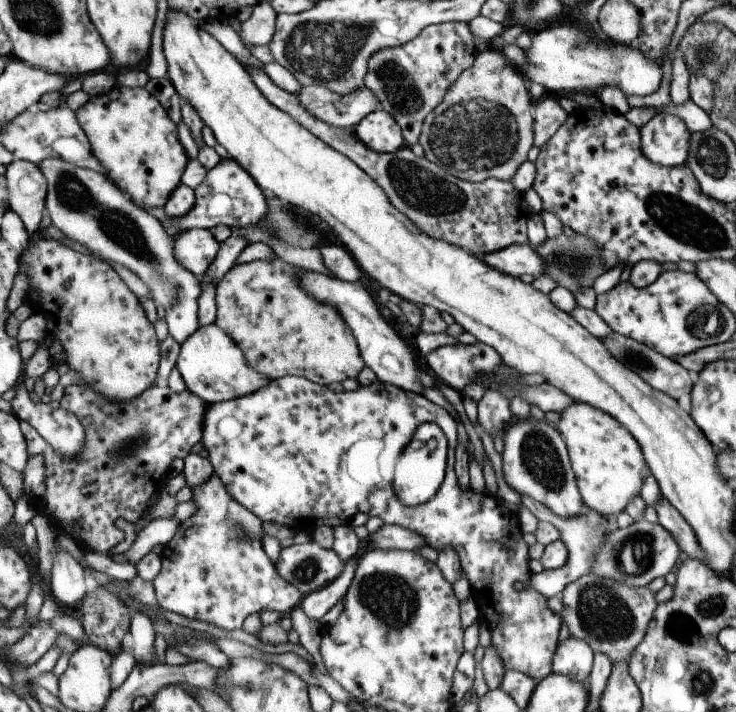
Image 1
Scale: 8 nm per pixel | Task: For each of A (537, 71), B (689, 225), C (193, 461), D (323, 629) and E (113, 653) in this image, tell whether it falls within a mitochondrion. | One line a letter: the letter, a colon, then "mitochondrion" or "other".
A: other
B: mitochondrion
C: other
D: other
E: other

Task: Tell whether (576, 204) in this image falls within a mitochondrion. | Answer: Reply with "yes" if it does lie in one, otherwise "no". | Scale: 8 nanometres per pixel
no

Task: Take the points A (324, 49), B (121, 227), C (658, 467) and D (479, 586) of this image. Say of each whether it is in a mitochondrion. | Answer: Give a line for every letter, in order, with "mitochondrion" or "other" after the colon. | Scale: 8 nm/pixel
A: mitochondrion
B: mitochondrion
C: other
D: other

